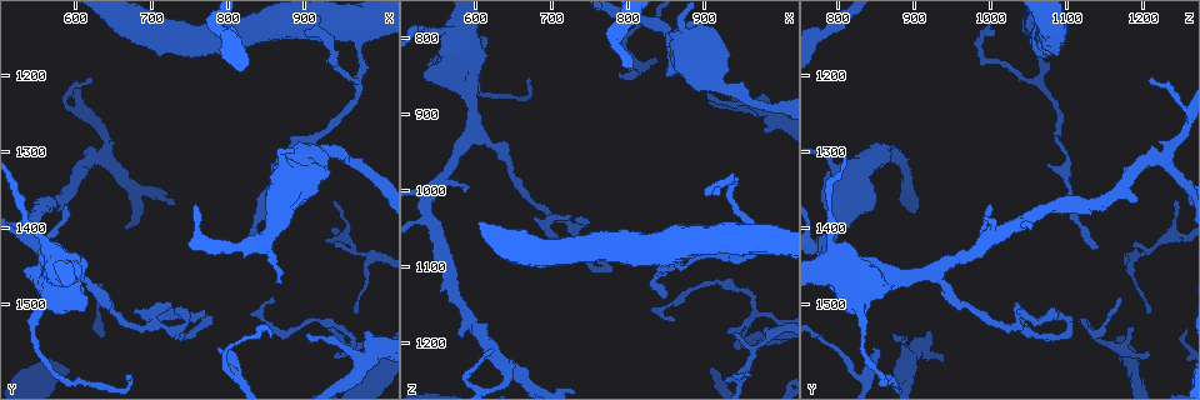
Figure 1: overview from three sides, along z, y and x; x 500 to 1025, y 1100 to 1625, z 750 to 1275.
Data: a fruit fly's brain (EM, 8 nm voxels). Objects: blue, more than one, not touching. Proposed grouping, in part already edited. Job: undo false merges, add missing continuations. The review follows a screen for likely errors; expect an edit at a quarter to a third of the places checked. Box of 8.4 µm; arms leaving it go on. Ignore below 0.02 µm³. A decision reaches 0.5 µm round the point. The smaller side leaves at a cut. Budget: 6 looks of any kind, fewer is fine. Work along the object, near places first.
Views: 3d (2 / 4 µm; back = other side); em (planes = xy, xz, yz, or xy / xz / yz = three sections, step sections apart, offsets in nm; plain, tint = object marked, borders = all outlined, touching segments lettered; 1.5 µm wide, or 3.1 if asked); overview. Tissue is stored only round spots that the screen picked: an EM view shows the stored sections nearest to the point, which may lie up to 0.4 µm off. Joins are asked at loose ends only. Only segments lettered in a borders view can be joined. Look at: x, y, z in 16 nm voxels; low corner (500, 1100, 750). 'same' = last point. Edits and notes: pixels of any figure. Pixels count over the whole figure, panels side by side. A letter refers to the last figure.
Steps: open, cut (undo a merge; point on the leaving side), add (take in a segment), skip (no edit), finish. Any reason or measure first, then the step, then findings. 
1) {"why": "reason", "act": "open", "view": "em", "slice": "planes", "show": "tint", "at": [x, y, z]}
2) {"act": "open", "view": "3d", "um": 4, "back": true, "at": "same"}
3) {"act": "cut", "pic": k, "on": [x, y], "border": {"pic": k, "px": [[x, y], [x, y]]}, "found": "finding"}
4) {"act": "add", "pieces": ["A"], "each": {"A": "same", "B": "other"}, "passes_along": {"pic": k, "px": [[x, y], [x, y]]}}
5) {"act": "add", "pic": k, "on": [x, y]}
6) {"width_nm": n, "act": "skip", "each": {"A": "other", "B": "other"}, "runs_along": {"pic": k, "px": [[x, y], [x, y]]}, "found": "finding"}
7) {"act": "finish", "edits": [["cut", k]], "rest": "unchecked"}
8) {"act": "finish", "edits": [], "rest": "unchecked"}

{"why": "thin end", "act": "open", "view": "3d", "um": 2, "back": true, "at": [790, 1560, 845]}

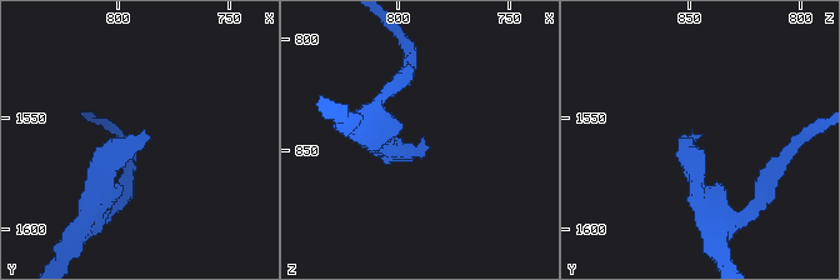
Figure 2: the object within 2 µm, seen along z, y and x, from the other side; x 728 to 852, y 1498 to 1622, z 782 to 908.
{"act": "open", "view": "em", "slice": "planes", "show": "borders", "at": [789, 1558, 844]}

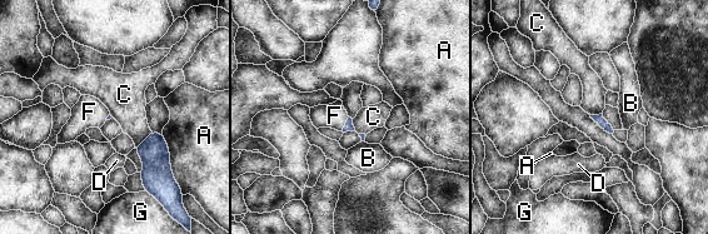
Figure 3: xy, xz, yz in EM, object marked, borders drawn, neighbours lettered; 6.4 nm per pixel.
{"longest_contact_nm": ["A", 300], "act": "add", "pic": 3, "on": [334, 115], "each": {"A": "other", "B": "other", "C": "other", "D": "other", "F": "same", "G": "other"}, "passes_along": {"pic": 3, "px": [[349, 127], [345, 124], [334, 115]]}, "found": "the cell continues"}

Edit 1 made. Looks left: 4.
{"why": "free end", "act": "open", "view": "3d", "um": 4, "at": [905, 1540, 875]}

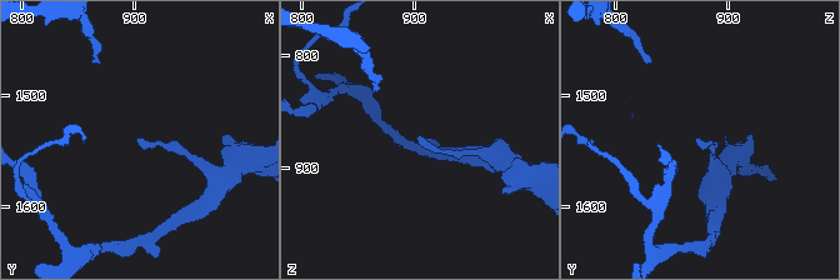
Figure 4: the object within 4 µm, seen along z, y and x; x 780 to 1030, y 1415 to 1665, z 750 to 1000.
{"act": "open", "view": "em", "slice": "planes", "show": "tint", "at": [904, 1542, 872]}

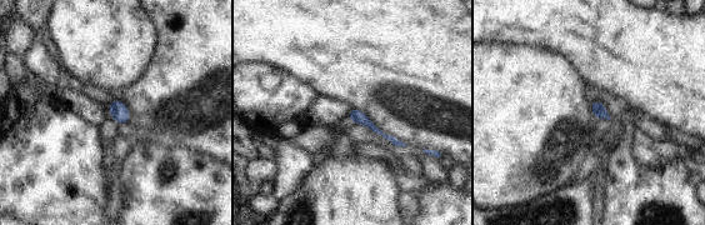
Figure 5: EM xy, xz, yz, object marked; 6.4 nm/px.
{"why": "see the neighbours", "act": "open", "view": "em", "slice": "planes", "show": "borders", "at": "same"}

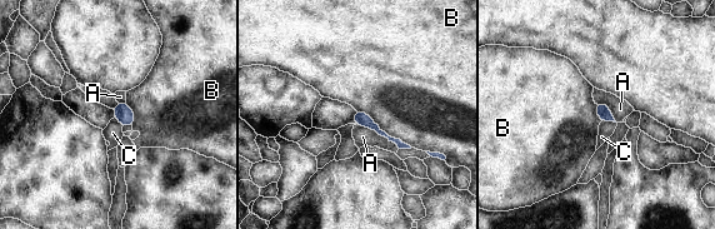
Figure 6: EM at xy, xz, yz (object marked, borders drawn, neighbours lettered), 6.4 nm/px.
{"longest_contact_nm": ["B", 440], "act": "skip", "each": {"A": "other", "B": "other", "C": "other"}, "runs_along": {"pic": 6, "px": [[358, 114], [401, 145]]}, "found": "no lettered segment goes on from it"}

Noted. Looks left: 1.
{"act": "finish", "edits": [["add", 3]], "rest": "unchecked"}

